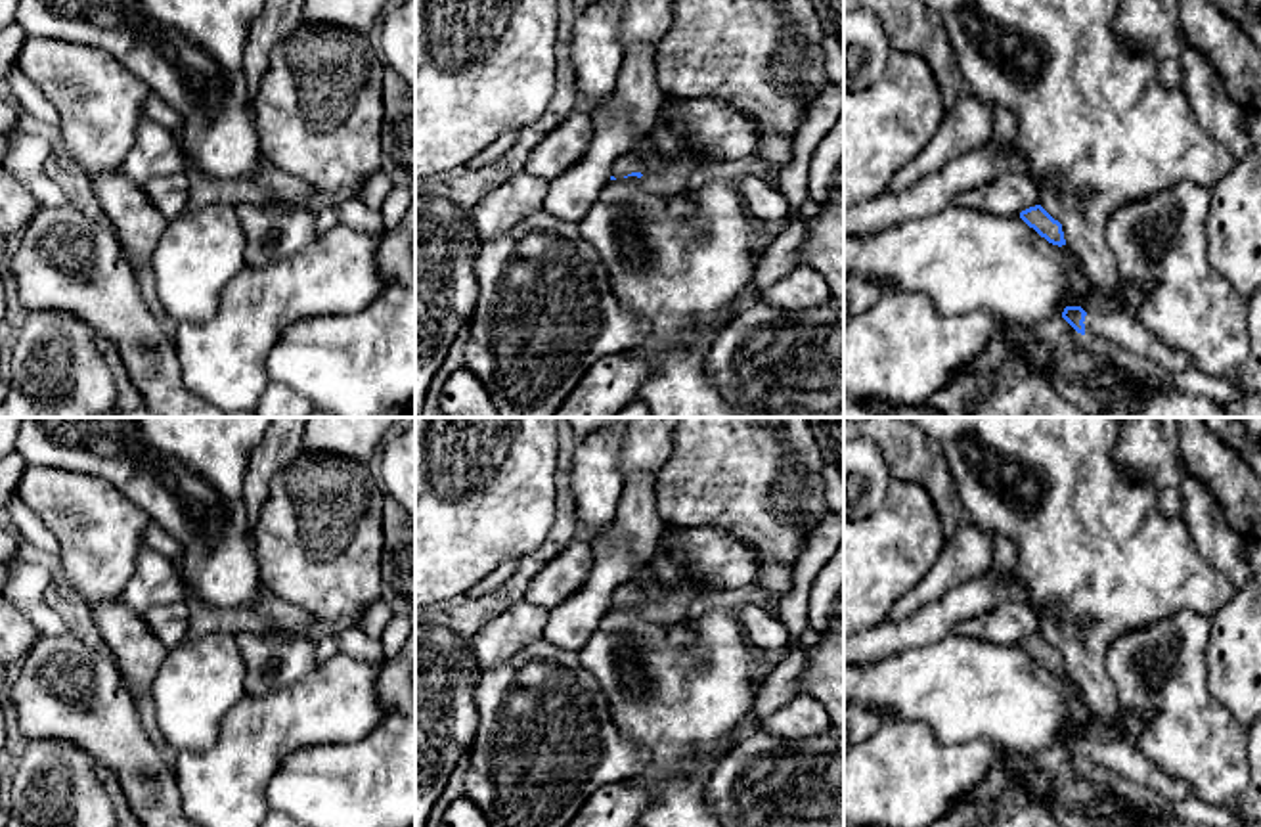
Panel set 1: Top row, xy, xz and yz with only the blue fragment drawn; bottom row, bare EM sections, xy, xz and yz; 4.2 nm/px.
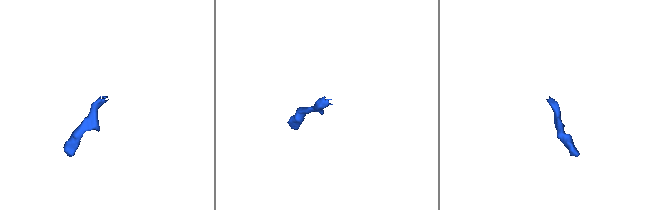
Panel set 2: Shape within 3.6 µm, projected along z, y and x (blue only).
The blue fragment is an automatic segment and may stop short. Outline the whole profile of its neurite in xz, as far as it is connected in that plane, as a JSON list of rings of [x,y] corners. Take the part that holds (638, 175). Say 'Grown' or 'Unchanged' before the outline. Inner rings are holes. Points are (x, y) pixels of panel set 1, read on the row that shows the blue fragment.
Grown. [[[626,153],[618,157],[610,167],[610,180],[637,176],[641,178],[645,172],[641,155]]]

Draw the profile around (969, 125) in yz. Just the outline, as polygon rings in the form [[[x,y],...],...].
[[[970,90],[943,117],[941,126],[928,145],[890,180],[884,191],[901,193],[918,180],[941,170],[947,163],[962,157],[991,140],[993,103],[982,101]]]

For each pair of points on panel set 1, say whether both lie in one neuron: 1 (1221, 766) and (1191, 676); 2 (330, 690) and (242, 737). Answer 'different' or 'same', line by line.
1: same
2: same

